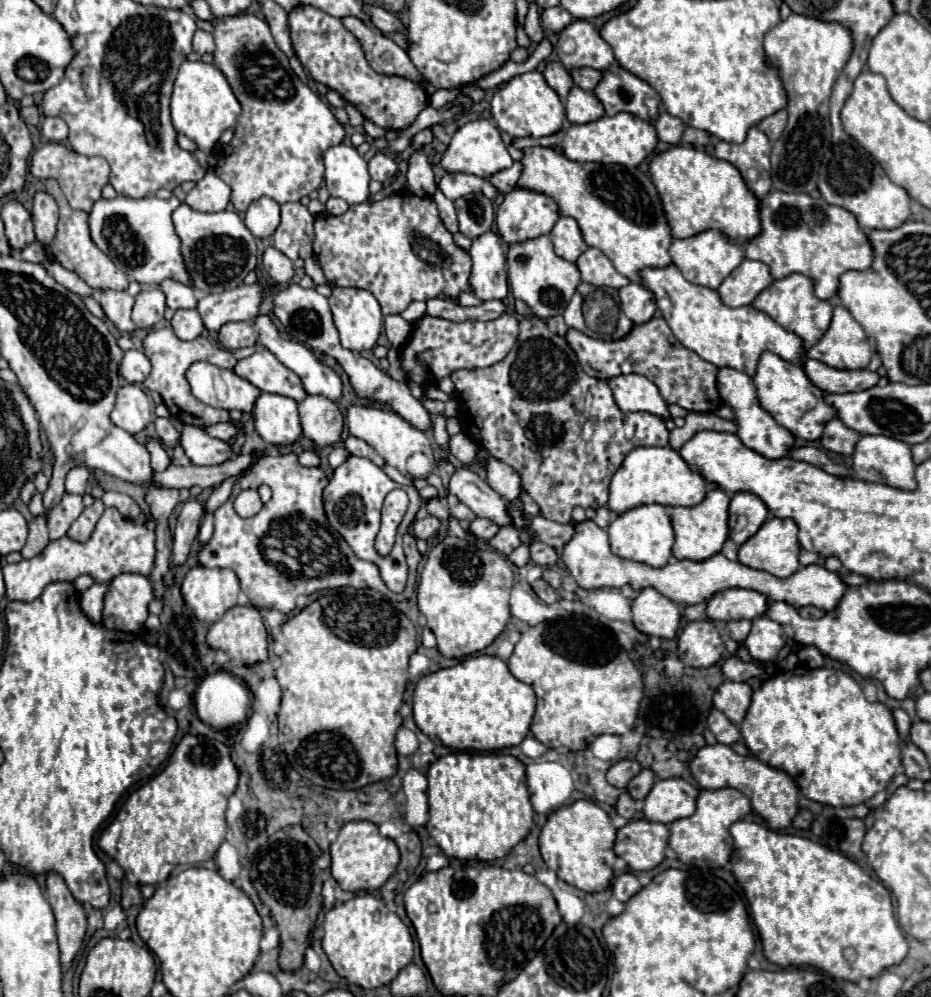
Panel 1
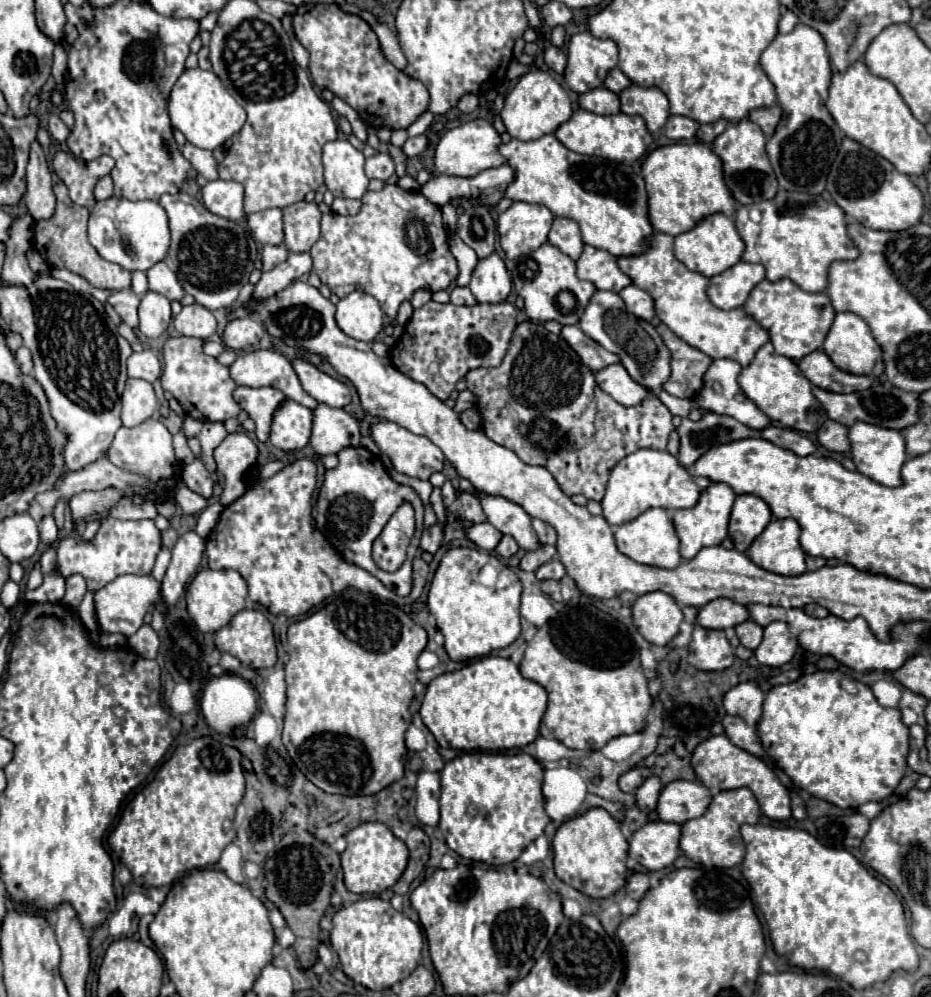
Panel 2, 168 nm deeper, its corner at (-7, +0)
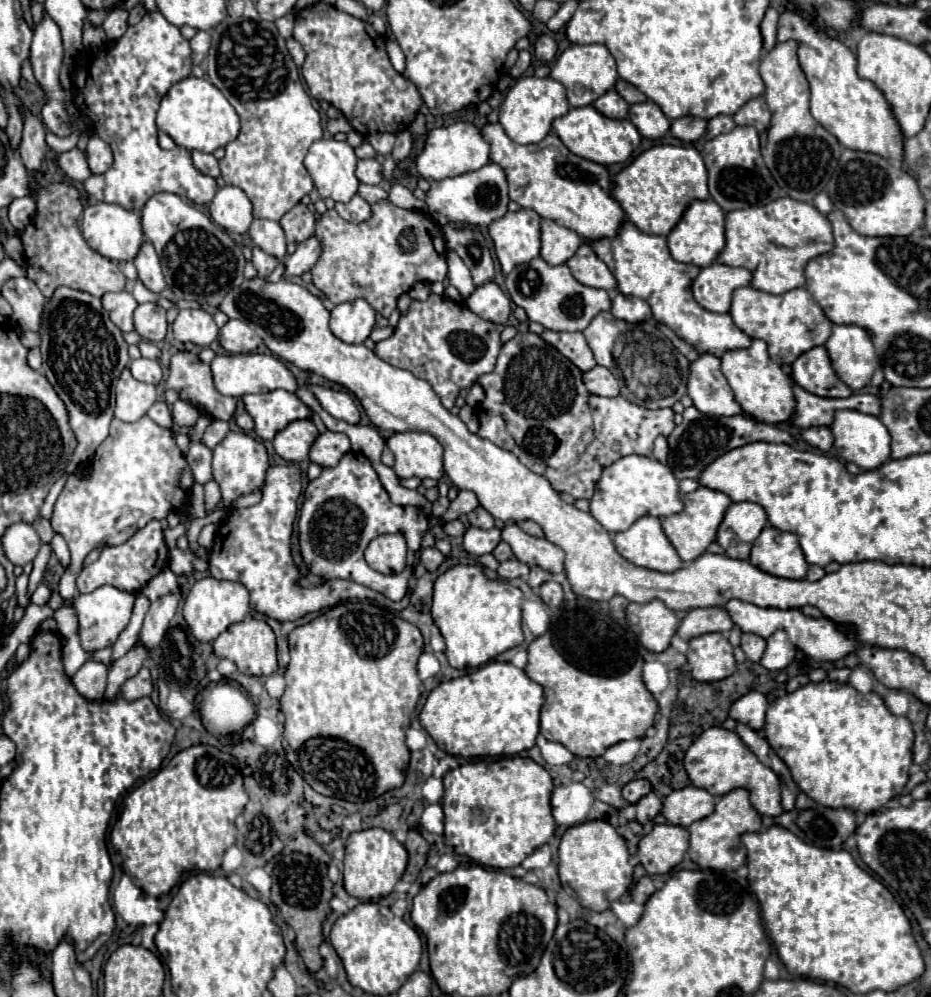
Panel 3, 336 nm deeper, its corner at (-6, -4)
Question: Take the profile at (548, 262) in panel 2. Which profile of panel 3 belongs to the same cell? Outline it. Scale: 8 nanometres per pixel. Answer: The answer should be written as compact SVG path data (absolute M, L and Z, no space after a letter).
M542 257L518 265L510 275L506 275L506 289L512 301L526 311L530 321L536 321L550 331L584 331L598 311L610 309L608 291L578 283L566 265L552 267Z

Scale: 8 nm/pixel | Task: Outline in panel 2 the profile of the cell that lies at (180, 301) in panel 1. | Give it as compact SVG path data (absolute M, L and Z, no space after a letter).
M165 263L153 265L147 271L147 279L149 279L149 289L165 295L169 301L181 301L185 297L185 291L179 285L177 275Z

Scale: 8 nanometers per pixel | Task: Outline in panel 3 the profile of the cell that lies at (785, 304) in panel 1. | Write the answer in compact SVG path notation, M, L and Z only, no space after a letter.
M740 287L732 295L730 315L738 329L742 329L748 337L756 337L766 341L770 359L784 365L792 363L798 355L806 353L816 345L824 345L830 337L832 323L826 319L824 311L812 299L810 291L804 287L786 291L782 295L770 295L752 287Z

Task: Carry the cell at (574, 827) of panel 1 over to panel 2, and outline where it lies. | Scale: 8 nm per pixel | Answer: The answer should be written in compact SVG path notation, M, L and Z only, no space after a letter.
M593 807L583 815L567 819L557 829L553 837L553 861L555 875L567 885L573 885L593 899L611 897L627 879L627 839L623 837L619 823L605 809Z

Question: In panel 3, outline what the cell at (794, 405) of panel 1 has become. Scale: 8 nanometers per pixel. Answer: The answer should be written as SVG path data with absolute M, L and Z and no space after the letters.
M752 339L750 347L746 349L724 351L724 355L720 357L720 369L728 379L734 399L740 403L746 415L764 423L786 423L790 419L796 405L790 379L782 373L780 365L776 365L768 357L768 349L762 339Z

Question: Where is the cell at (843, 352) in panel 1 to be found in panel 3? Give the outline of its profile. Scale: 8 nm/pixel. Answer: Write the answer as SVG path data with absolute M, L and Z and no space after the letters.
M832 325L832 335L826 341L826 349L832 359L832 367L834 367L836 375L854 391L864 389L870 383L872 373L880 367L878 355L874 351L874 345L872 345L868 333L858 325Z

